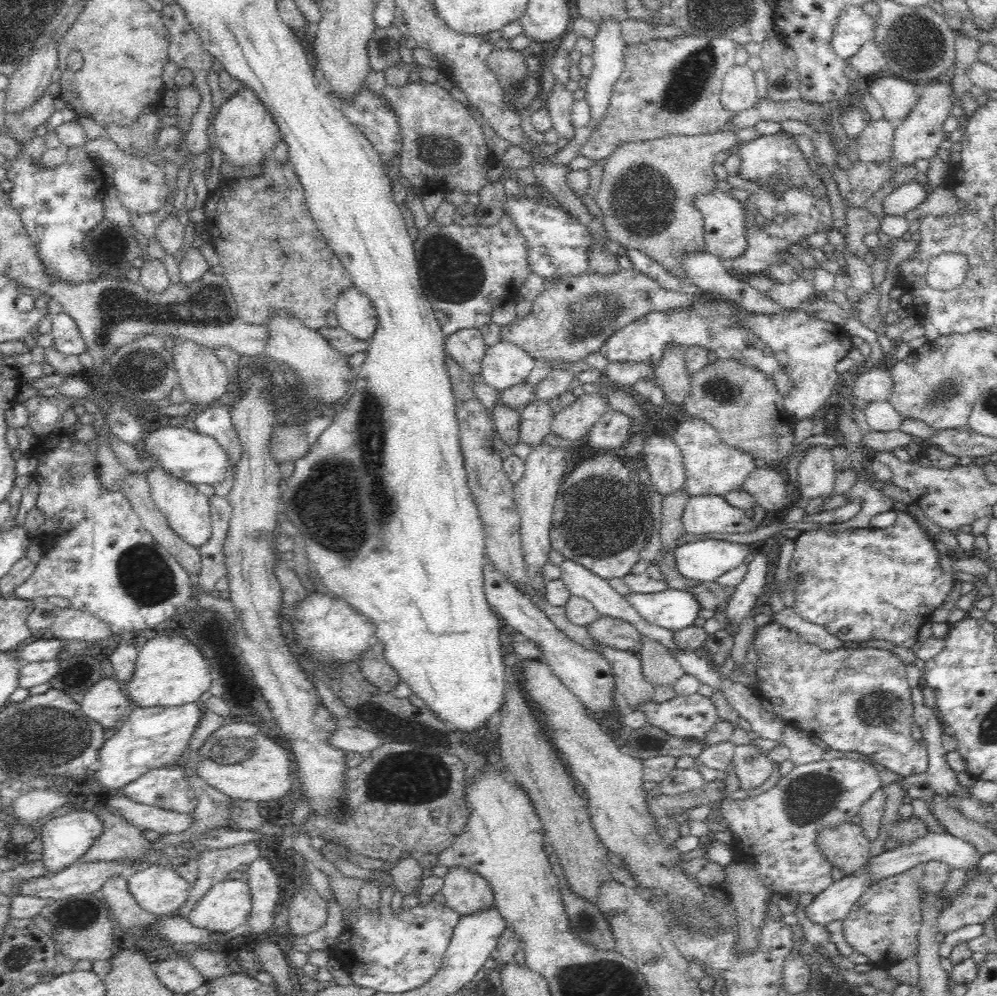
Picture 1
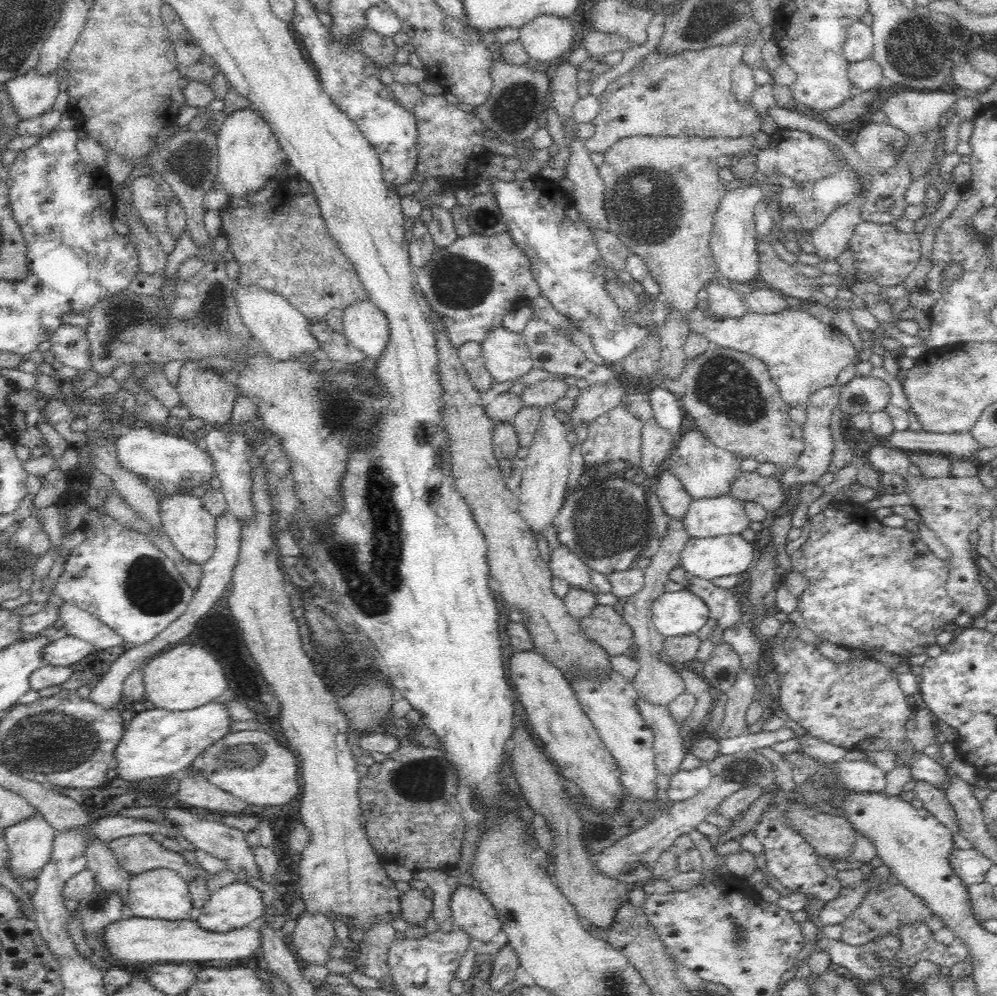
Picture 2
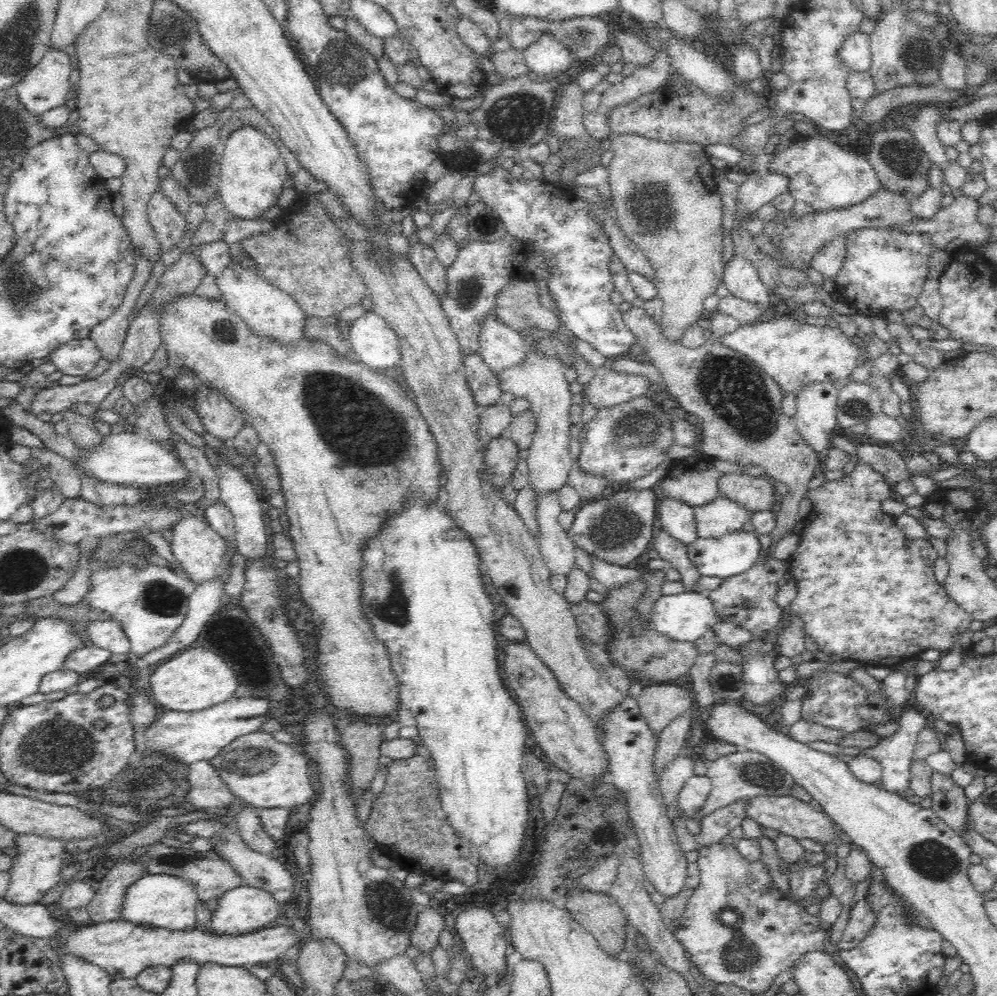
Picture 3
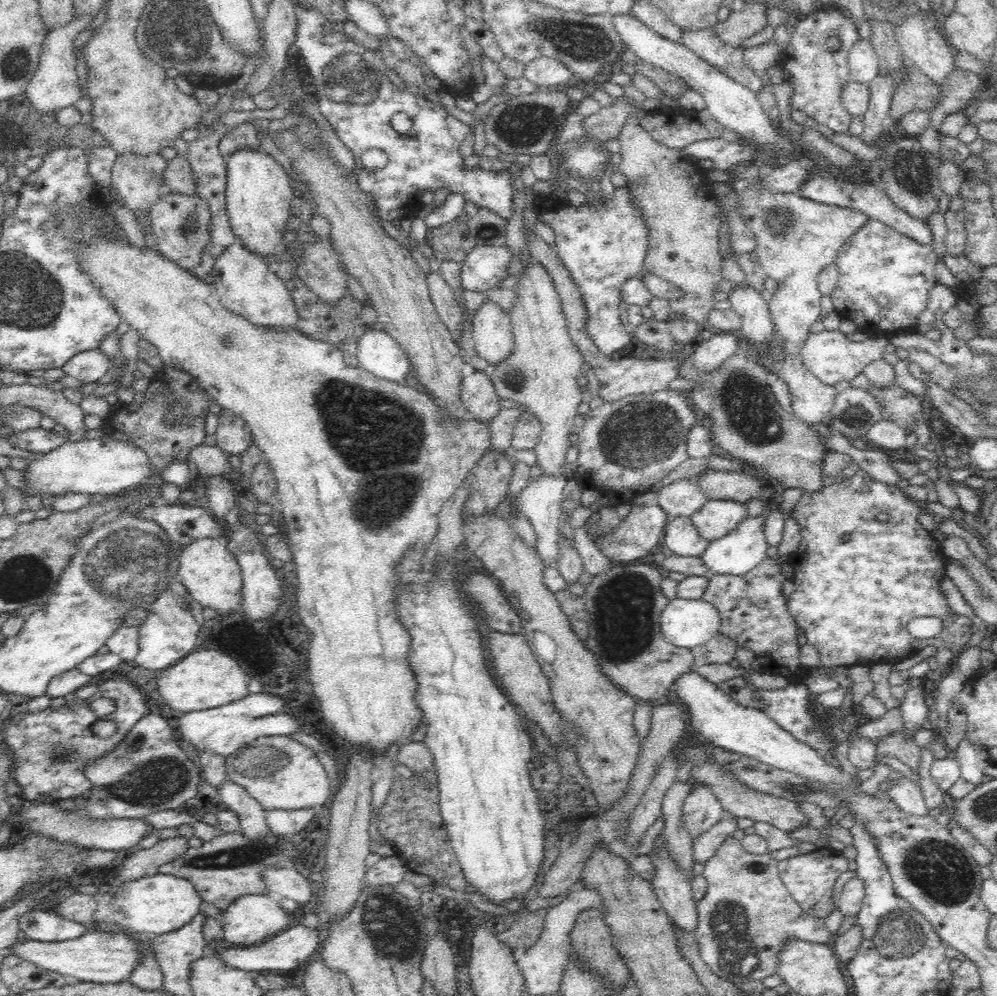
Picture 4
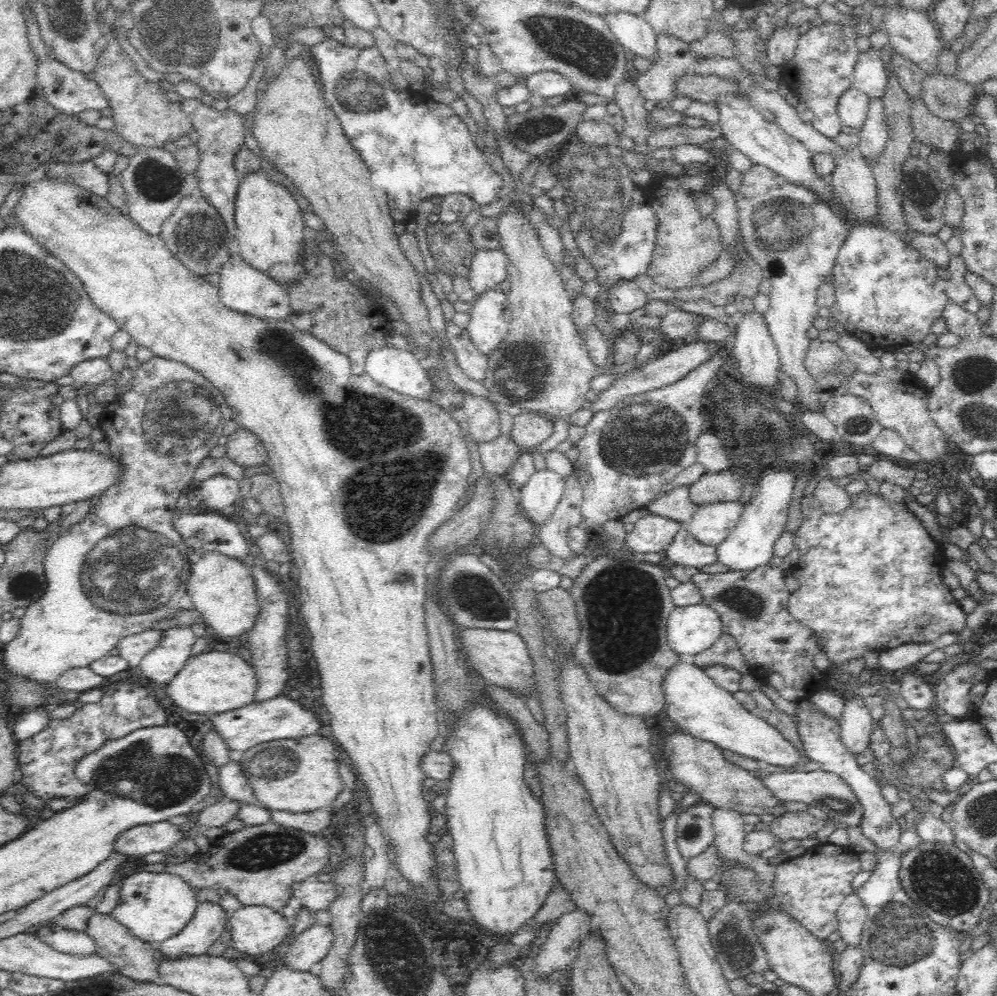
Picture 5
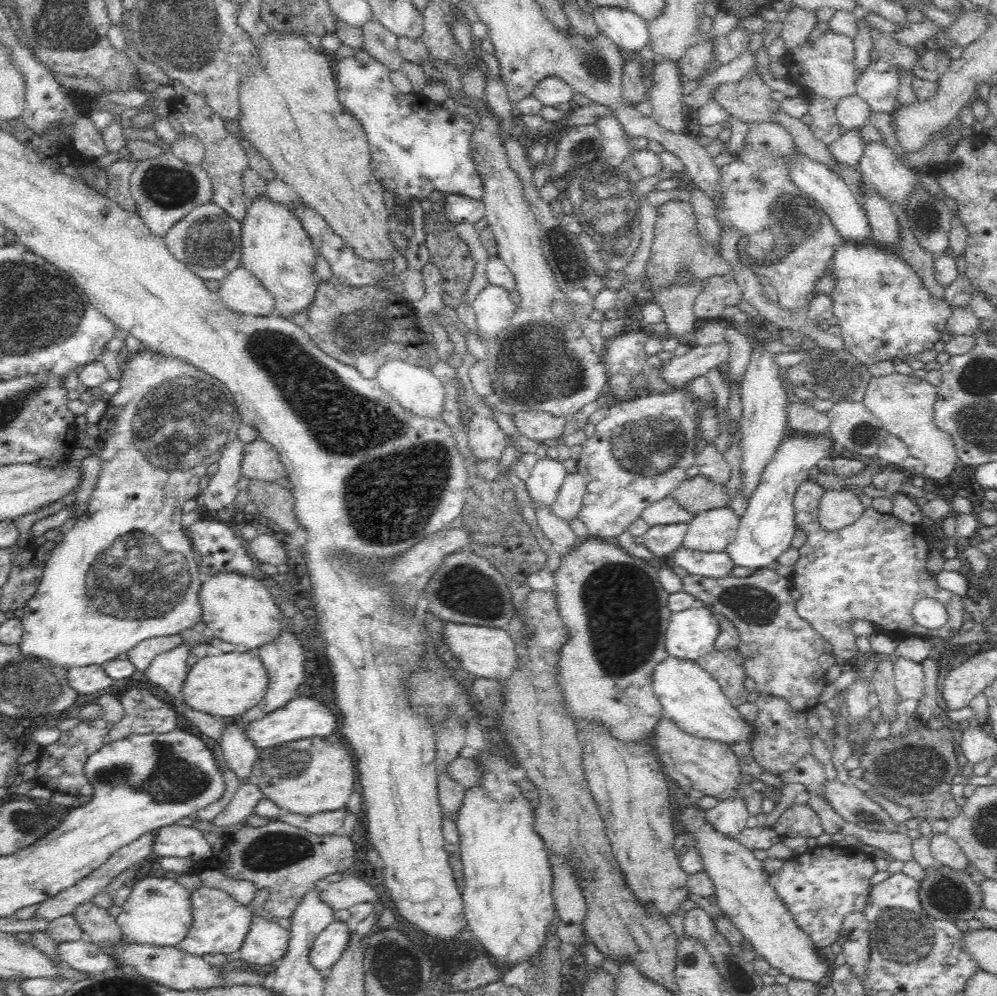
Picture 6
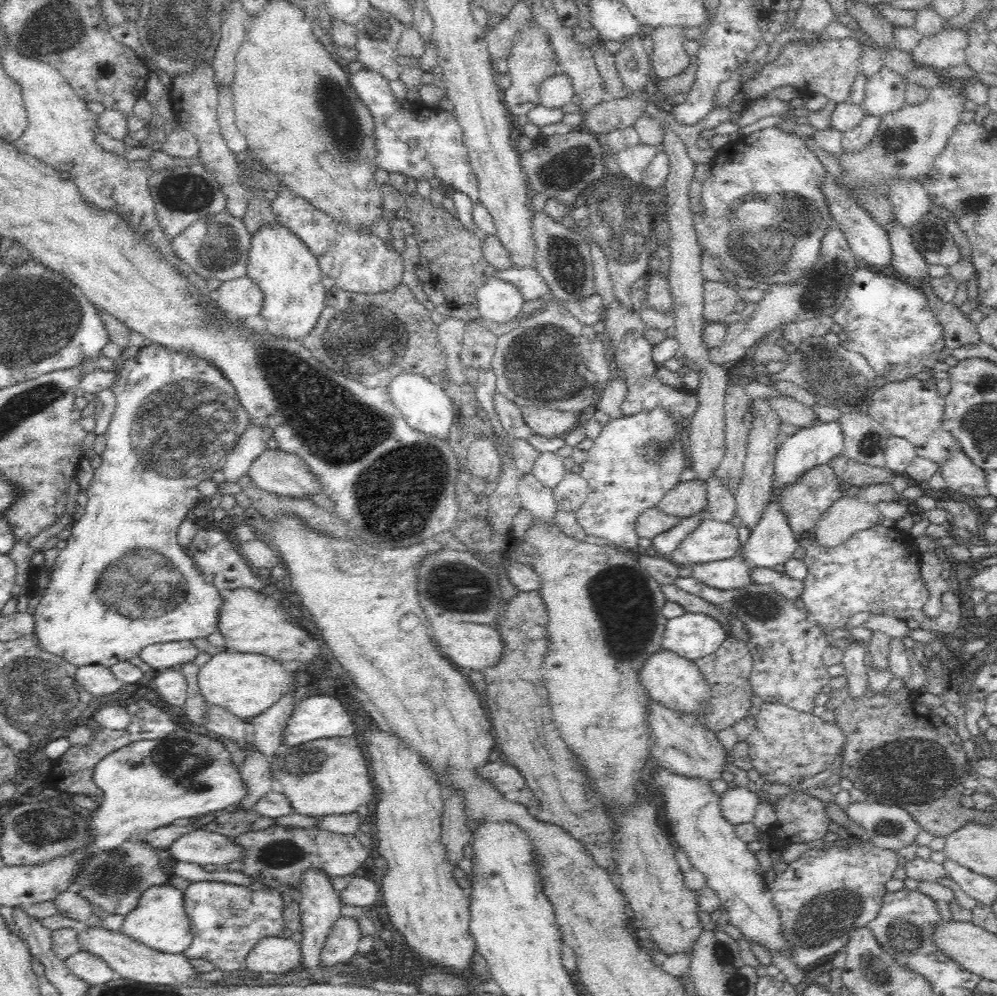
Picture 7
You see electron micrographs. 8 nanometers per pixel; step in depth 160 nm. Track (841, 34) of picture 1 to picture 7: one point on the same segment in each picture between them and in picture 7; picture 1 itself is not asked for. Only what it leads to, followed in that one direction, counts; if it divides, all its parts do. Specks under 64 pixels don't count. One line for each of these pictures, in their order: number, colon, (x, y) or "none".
2: (858, 45)
3: (855, 53)
4: (863, 65)
5: (871, 74)
6: (879, 84)
7: (885, 92)

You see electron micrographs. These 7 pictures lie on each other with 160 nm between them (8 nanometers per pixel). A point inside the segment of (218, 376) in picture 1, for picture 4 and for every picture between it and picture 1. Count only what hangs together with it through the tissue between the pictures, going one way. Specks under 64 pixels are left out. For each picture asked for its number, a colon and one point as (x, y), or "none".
2: (209, 397)
3: (220, 418)
4: (233, 436)

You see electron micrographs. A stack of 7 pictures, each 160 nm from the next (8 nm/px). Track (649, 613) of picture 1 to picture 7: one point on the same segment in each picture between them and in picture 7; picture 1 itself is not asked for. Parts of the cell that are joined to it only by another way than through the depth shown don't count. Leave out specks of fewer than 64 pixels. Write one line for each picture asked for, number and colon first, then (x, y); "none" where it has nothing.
2: (681, 613)
3: (686, 617)
4: (686, 623)
5: (690, 629)
6: (693, 633)
7: (693, 636)

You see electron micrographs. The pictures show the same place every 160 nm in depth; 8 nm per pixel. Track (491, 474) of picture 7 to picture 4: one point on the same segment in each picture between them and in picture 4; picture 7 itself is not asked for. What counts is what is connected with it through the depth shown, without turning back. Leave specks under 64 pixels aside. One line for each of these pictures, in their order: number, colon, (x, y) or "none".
4: (482, 404)
5: (482, 422)
6: (486, 439)

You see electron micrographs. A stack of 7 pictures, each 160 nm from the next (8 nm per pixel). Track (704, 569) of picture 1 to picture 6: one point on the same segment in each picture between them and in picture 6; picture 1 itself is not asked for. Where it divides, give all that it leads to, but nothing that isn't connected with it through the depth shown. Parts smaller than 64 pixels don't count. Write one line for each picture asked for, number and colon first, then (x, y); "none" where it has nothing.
2: (708, 558)
3: (734, 553)
4: (745, 547)
5: (751, 544)
6: (766, 530)

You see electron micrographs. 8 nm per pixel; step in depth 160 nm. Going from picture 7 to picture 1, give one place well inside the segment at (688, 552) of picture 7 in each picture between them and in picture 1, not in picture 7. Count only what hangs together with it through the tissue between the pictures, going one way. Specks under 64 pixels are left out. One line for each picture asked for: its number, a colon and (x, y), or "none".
1: (708, 514)
2: (711, 517)
3: (721, 516)
4: (718, 517)
5: (711, 524)
6: (712, 531)

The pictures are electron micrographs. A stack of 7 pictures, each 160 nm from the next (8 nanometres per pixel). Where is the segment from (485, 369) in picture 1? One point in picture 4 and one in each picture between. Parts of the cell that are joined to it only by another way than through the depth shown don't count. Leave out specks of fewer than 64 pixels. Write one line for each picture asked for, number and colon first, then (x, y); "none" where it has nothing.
2: (506, 356)
3: (500, 346)
4: (491, 325)

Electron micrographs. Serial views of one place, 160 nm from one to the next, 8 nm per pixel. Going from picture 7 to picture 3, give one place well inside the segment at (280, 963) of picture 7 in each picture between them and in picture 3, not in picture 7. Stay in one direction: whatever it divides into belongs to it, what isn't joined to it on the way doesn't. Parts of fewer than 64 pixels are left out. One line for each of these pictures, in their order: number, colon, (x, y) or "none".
3: (244, 909)
4: (249, 921)
5: (255, 930)
6: (267, 942)

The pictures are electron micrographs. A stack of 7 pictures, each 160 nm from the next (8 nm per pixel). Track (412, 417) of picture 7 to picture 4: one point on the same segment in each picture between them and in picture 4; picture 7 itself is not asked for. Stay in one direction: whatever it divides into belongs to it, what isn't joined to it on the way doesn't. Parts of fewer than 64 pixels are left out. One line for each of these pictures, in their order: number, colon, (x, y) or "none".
4: (378, 353)
5: (398, 370)
6: (419, 392)

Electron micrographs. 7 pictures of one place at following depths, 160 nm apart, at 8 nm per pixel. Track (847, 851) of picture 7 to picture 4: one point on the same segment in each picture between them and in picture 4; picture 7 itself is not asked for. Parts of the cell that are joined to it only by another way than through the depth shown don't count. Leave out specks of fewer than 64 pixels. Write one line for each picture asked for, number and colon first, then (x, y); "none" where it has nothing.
4: (809, 878)
5: (811, 887)
6: (819, 888)

